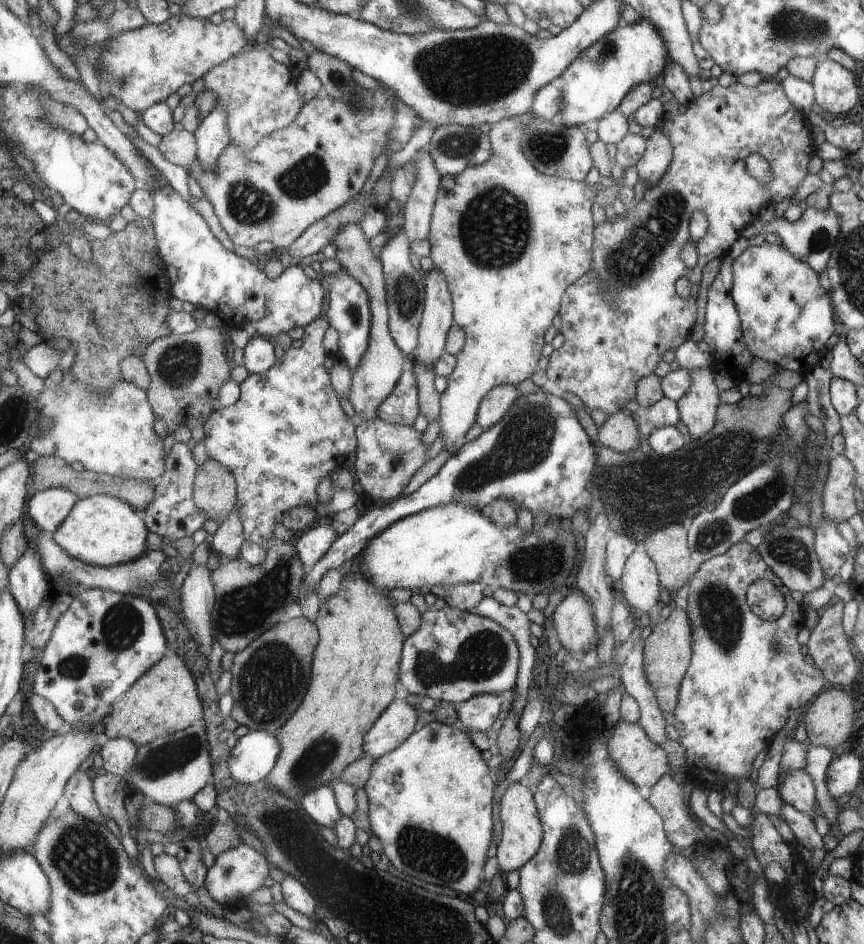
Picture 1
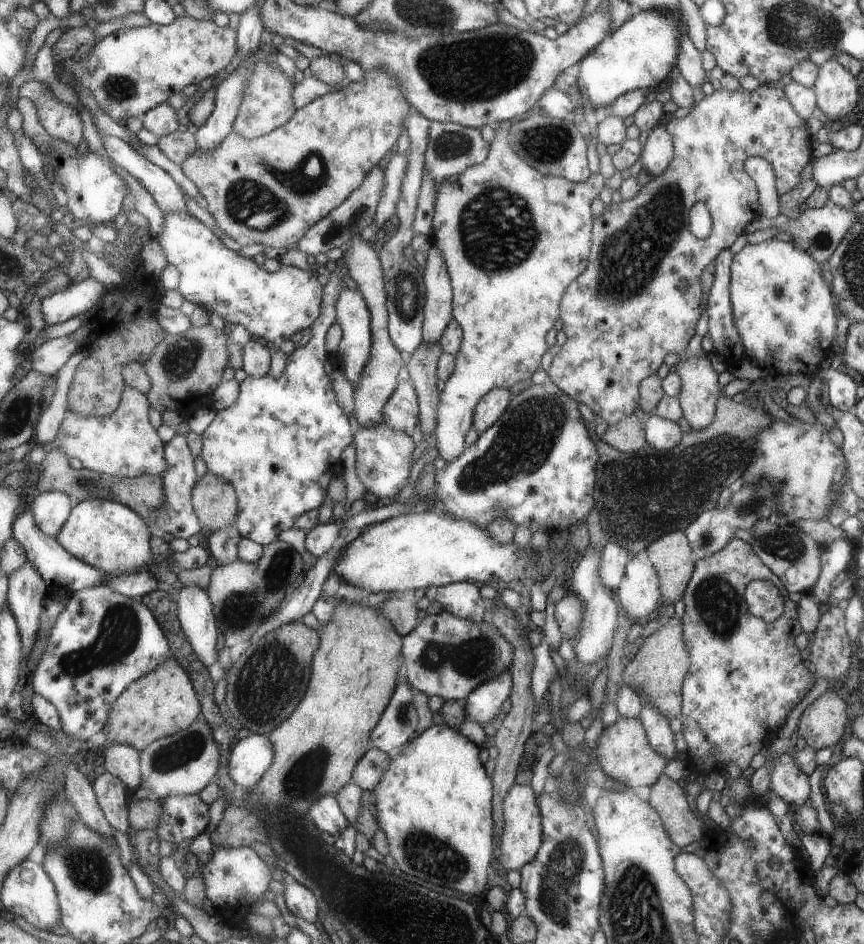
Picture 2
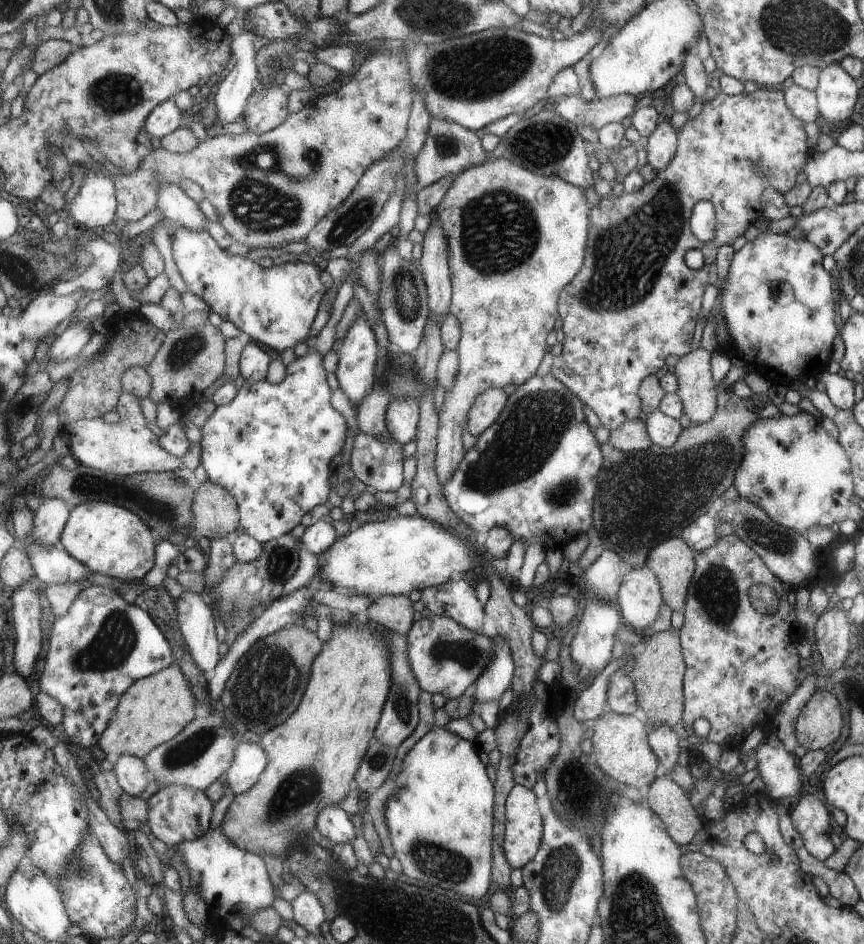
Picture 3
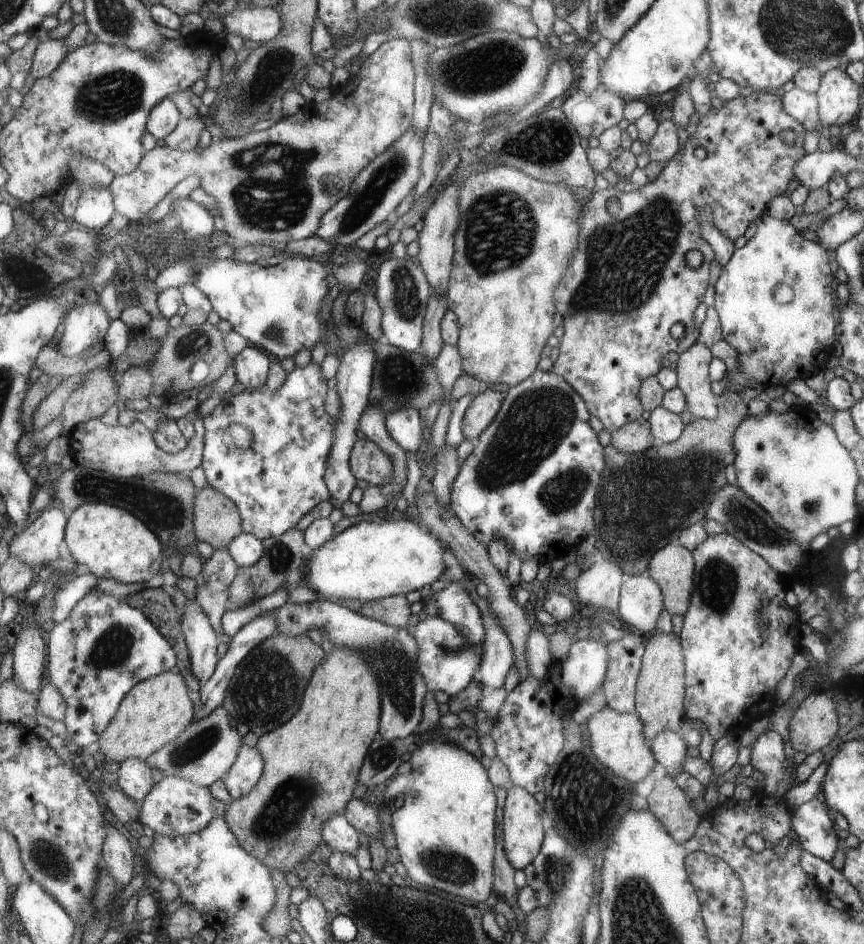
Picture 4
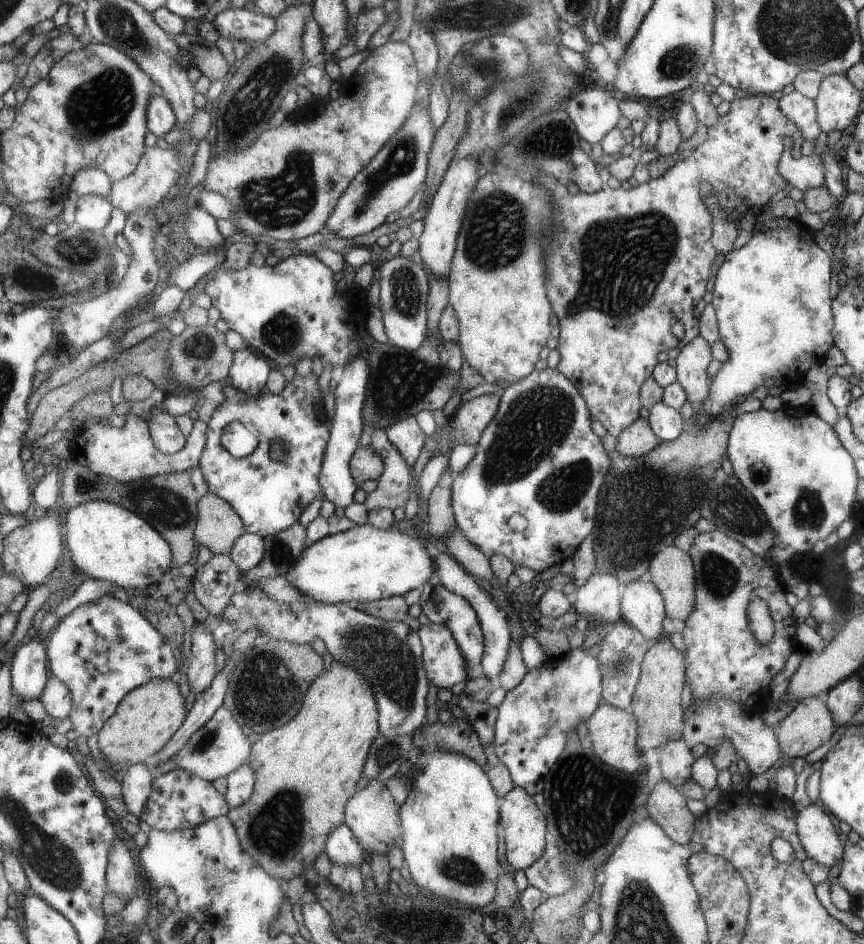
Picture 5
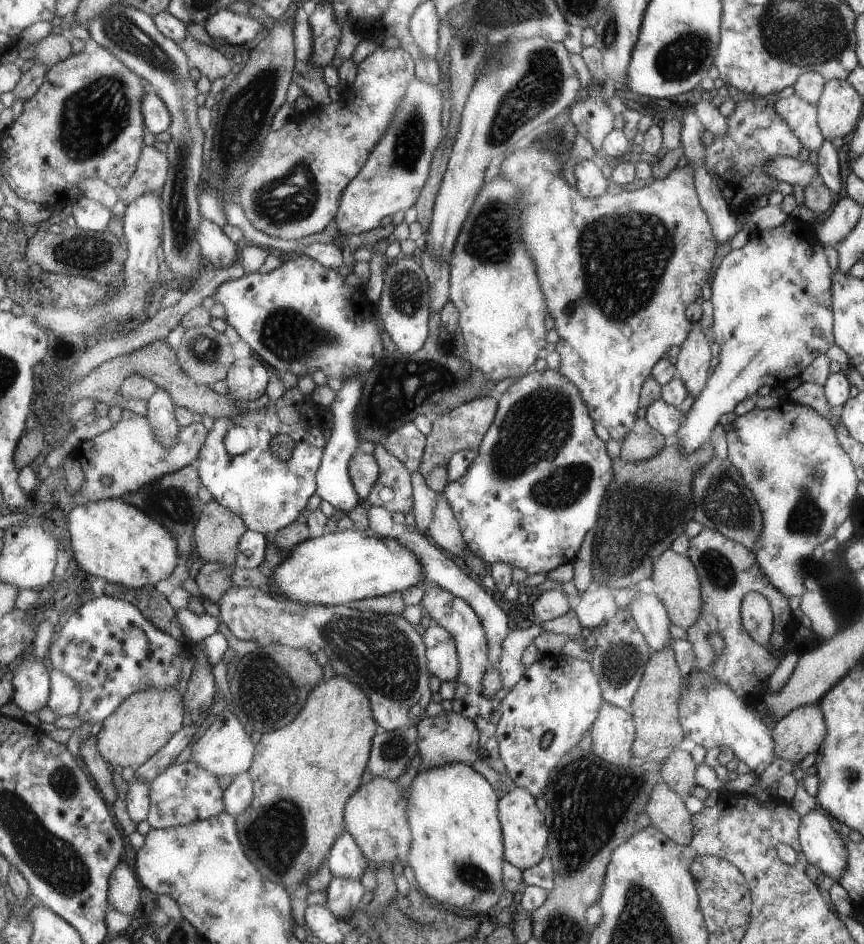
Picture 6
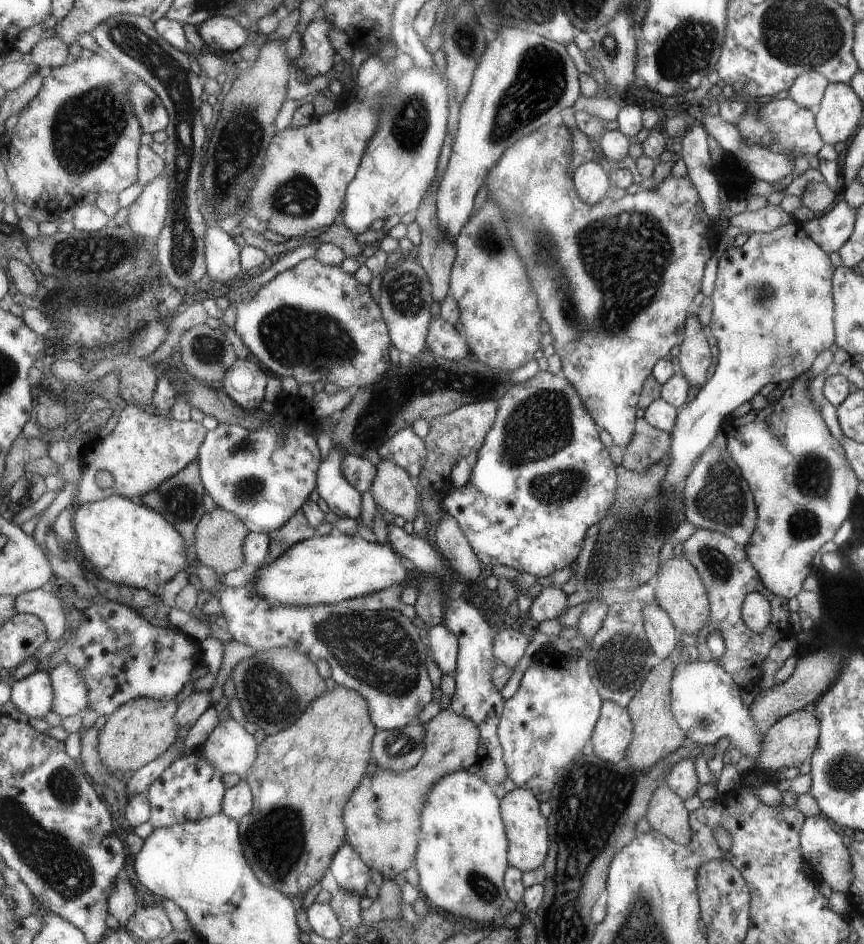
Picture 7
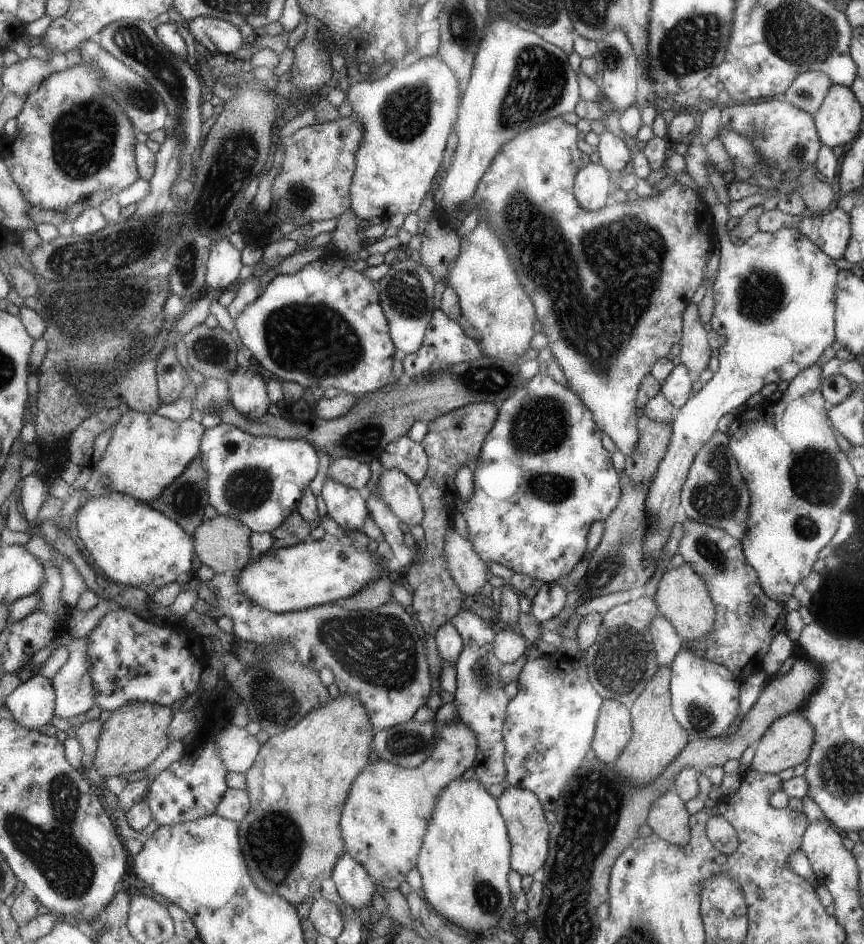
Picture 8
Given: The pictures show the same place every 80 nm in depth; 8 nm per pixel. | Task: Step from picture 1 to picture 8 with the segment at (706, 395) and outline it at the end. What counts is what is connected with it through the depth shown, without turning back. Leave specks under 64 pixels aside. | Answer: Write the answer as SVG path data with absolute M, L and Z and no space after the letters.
M689 303L683 312L683 328L678 344L680 345L679 360L691 374L698 374L709 362L709 344L705 328L699 322L697 305Z

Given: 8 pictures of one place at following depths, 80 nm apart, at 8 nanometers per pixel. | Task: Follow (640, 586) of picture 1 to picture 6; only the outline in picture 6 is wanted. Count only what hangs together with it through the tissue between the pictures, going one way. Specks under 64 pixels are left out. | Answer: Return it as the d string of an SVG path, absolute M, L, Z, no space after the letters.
M637 590L627 605L630 613L653 651L660 651L672 642L669 636L670 620L665 607L653 593Z

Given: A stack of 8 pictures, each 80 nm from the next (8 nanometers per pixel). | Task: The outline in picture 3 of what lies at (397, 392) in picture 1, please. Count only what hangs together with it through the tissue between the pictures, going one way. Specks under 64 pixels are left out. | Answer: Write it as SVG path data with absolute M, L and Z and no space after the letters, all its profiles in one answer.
M397 397L389 405L386 422L391 438L402 445L416 441L420 425L420 402L411 397Z

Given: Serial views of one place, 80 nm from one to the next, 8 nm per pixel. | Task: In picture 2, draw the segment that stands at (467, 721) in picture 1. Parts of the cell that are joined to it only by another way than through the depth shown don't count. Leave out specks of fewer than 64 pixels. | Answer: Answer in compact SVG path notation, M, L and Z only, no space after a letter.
M503 671L487 682L481 683L466 699L468 720L479 725L491 723L491 718L499 717L503 703L509 700L514 678L509 671Z

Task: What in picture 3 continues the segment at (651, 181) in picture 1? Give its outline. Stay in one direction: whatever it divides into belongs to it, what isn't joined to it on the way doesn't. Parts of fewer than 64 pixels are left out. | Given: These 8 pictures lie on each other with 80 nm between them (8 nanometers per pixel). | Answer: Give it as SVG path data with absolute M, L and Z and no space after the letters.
M663 121L655 127L647 137L644 150L646 162L656 171L663 170L668 165L676 152L676 130L669 121Z

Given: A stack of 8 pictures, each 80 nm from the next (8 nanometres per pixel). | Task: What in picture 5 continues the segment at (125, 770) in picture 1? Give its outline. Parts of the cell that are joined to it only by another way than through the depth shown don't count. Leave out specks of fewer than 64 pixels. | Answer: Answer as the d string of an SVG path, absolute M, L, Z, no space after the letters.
M144 763L128 766L121 783L129 814L140 819L151 796L155 776Z

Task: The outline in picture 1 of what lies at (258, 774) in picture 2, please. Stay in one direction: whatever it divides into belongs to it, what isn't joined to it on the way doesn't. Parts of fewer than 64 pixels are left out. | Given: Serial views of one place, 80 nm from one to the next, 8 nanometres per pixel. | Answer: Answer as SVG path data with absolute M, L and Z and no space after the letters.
M251 731L232 748L229 769L240 783L258 783L268 777L281 752L280 740L268 732Z

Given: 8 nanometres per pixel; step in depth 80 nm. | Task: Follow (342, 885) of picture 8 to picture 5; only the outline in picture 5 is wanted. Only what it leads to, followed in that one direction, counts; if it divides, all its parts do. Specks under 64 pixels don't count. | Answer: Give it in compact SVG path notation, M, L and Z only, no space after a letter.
M346 822L329 835L326 844L326 854L331 862L344 867L361 866L361 862L365 860L364 849L354 830L351 830Z

